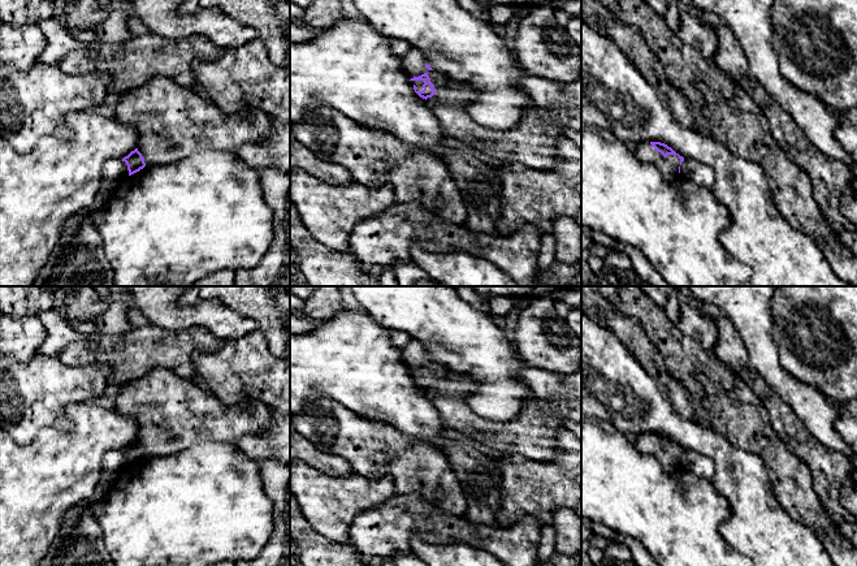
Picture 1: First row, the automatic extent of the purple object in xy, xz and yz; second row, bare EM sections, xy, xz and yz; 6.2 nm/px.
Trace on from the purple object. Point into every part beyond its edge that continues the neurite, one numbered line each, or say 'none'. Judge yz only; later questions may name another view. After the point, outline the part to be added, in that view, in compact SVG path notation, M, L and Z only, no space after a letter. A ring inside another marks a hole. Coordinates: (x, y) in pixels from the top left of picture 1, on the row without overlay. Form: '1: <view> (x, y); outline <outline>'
1: yz (669, 458); outline M642 433L637 436L635 448L642 454L654 455L661 466L670 474L680 471L679 458L680 450L678 446L667 446L666 449L658 444L650 433Z

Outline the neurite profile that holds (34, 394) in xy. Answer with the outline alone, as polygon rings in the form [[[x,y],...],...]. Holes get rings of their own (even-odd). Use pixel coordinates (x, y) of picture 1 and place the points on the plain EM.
[[[0,353],[0,428],[4,429],[16,444],[31,444],[46,427],[70,429],[72,424],[65,416],[65,410],[74,403],[95,402],[109,383],[104,367],[70,366],[55,355],[36,354],[29,362],[18,362]]]

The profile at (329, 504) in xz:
[[[290,459],[290,493],[297,498],[304,518],[313,530],[333,541],[350,544],[349,527],[355,517],[382,506],[395,494],[395,487],[391,475],[380,479],[367,479],[356,472],[346,476],[330,476],[303,461]]]

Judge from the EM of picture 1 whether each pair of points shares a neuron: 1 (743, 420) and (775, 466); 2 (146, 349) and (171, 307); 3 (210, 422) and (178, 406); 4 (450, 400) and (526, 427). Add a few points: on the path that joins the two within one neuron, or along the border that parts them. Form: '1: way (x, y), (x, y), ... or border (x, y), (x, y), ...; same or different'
1: way (754, 431), (775, 454); same
2: border (152, 323), (172, 331), (190, 328); different
3: way (202, 417), (186, 413); same
4: way (468, 418), (480, 430), (507, 430); same

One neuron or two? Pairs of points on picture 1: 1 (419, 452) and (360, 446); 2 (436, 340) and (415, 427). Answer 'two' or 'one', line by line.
1: one
2: two

